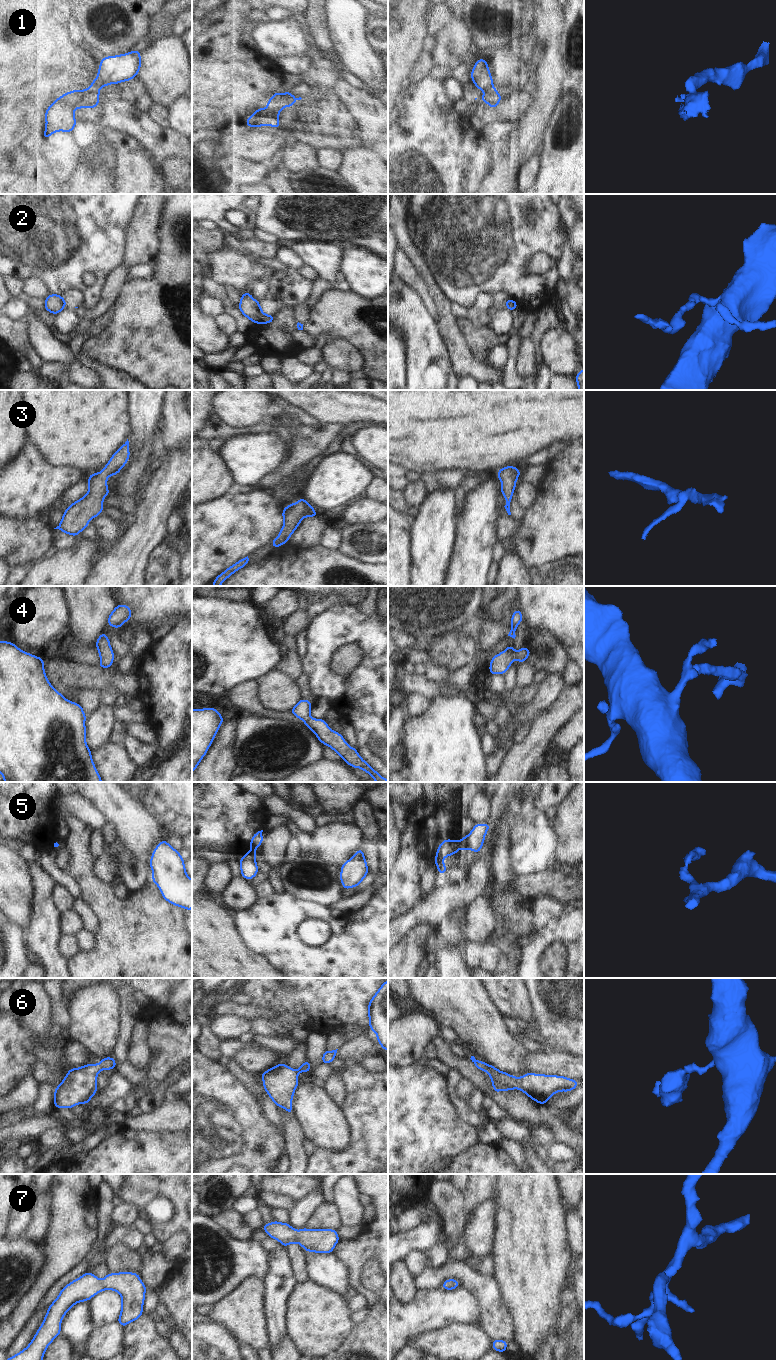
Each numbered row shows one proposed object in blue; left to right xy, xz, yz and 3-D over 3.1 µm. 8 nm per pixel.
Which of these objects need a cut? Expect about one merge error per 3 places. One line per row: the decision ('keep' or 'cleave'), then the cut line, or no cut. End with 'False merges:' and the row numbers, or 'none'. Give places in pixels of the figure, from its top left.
1: cleave; cut in xz along (284, 93), (293, 103)
2: keep; no cut
3: keep; no cut
4: keep; no cut
5: cleave; cut in yz along (458, 841), (460, 848)
6: keep; no cut
7: keep; no cut
False merges: 1, 5

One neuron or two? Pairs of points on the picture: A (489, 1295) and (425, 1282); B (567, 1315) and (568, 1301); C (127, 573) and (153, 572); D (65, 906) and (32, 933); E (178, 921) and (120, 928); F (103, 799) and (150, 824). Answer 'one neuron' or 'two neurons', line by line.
A: one neuron
B: one neuron
C: two neurons
D: two neurons
E: one neuron
F: one neuron

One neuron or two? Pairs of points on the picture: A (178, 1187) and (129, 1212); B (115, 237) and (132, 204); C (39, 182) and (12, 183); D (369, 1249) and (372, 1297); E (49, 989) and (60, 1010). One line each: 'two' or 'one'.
A: two
B: one
C: one
D: one
E: one

